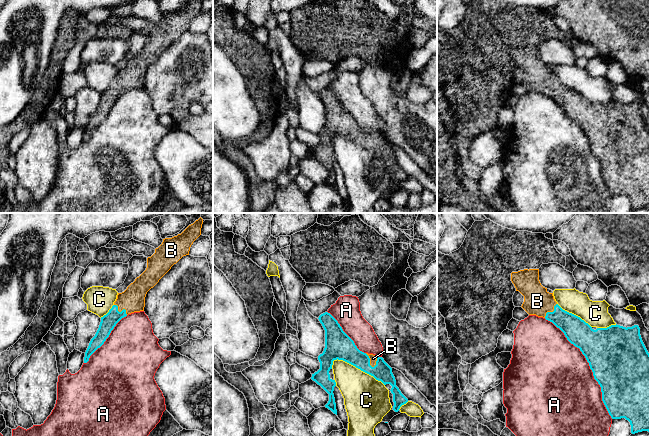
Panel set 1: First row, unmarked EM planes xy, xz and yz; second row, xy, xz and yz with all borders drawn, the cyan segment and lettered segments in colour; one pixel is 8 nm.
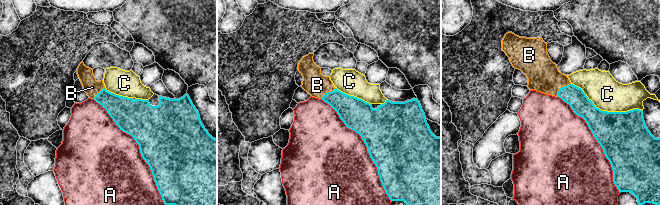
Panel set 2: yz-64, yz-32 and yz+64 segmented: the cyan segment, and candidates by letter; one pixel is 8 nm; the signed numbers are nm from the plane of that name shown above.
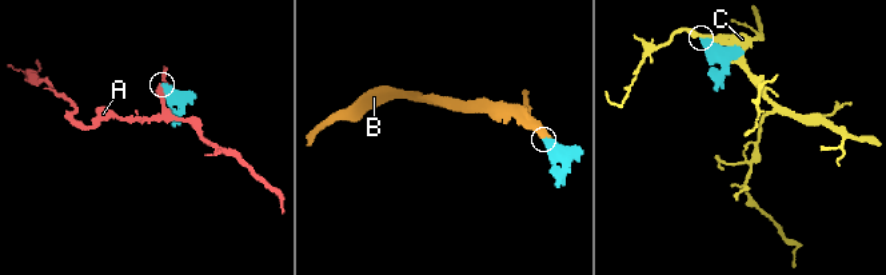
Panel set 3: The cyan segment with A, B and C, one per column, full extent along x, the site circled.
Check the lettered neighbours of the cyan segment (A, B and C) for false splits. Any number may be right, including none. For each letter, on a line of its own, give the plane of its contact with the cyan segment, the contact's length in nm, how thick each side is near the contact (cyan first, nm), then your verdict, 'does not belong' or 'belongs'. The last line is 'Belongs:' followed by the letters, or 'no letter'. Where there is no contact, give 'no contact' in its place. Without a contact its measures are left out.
A: yz | 1000 nm | 480/500 nm | does not belong
B: xz | 140 nm | 200/60 nm | belongs
C: xz | 460 nm | 220/360 nm | does not belong
Belongs: B

